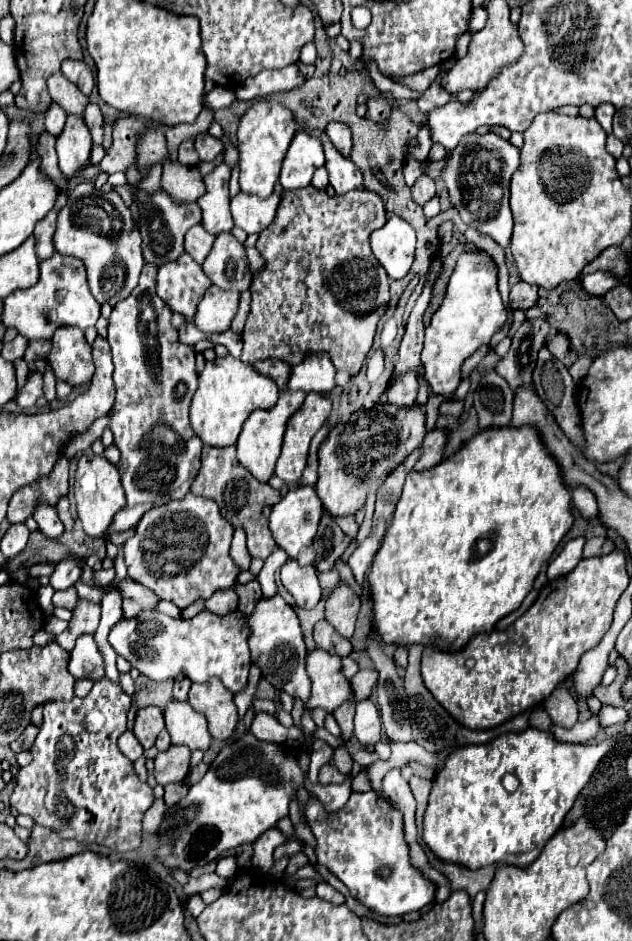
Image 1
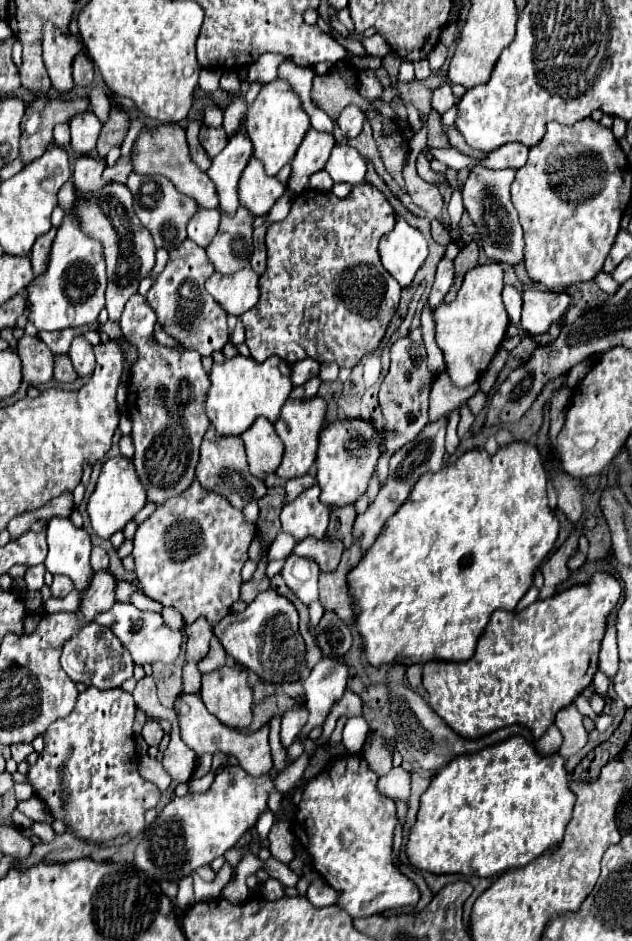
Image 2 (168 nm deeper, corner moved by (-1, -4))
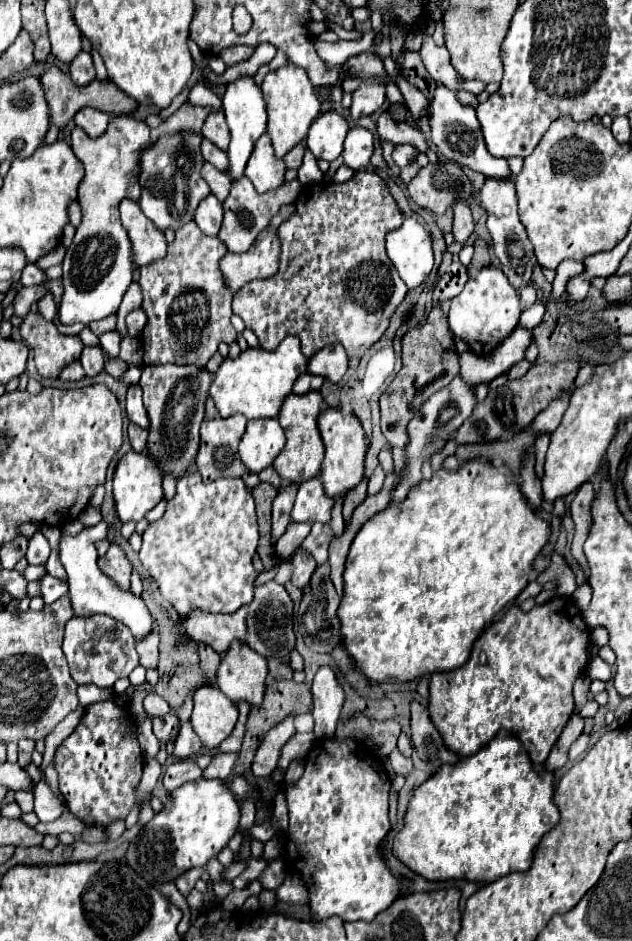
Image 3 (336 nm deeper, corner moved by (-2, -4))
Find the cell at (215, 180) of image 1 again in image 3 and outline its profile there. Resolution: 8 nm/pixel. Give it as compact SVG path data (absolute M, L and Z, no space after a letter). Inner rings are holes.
M241 77L233 83L227 85L227 91L223 95L223 111L225 111L225 119L231 131L231 143L227 149L227 159L229 159L229 167L227 167L227 175L231 181L237 181L239 177L243 177L245 165L253 153L255 141L265 133L265 125L267 125L267 113L265 113L265 101L261 95L261 89L253 83L251 77Z

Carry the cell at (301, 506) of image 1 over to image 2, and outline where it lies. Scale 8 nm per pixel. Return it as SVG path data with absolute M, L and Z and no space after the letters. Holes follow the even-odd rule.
M312 485L304 493L296 497L296 501L282 507L280 521L282 531L296 537L296 541L304 537L324 537L330 517L330 507L320 503L318 499L320 487Z

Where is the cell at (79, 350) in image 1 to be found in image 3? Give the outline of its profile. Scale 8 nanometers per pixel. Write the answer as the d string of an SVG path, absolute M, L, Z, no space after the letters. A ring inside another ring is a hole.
M85 347L79 361L85 369L85 375L89 375L89 377L103 371L103 351L99 347Z

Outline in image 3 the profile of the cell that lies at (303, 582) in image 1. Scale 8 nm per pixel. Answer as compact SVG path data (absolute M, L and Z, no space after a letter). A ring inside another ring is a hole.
M297 549L297 551L295 551L295 555L291 557L291 563L293 563L293 567L295 567L293 577L291 577L291 583L293 583L295 587L303 589L303 587L309 583L309 579L311 579L311 575L313 575L313 571L317 569L315 559L313 559L307 551Z

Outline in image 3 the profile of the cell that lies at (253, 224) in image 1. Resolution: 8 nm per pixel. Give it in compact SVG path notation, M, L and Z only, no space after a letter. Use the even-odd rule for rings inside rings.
M267 133L257 141L257 145L247 161L245 177L251 179L257 193L265 193L265 191L271 191L271 189L277 189L283 185L285 163L283 163L283 159L275 157Z

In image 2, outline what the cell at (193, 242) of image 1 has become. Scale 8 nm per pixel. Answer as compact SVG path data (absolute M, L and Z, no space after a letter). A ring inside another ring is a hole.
M200 207L188 223L188 237L194 243L206 247L218 231L218 221L220 221L220 209L202 209Z

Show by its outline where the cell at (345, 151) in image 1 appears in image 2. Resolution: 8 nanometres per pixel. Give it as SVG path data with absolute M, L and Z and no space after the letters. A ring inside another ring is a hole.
M348 105L338 117L338 125L348 139L354 139L360 135L362 123L364 123L364 111L358 105Z

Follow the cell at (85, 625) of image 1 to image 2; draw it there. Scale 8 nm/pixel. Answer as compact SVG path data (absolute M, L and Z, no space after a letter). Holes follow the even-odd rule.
M100 569L94 575L94 581L90 585L90 591L86 591L80 611L84 615L84 623L94 619L94 613L98 613L100 609L108 609L110 605L114 605L116 597L116 583L118 579L114 577L114 573L110 569Z

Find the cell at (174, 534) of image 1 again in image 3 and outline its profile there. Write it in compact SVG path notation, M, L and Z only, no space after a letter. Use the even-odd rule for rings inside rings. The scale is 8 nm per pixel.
M187 473L177 481L177 493L167 503L165 515L151 523L143 533L143 545L139 551L141 565L159 585L159 593L167 599L179 617L187 619L191 611L203 613L235 613L253 599L253 581L257 577L251 557L255 555L259 531L253 495L245 489L243 481L217 479L213 483L201 483L199 473Z

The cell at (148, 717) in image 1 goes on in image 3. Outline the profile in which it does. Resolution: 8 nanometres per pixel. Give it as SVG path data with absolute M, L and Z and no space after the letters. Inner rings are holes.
M173 713L165 715L165 717L153 717L153 733L155 737L161 741L161 743L167 743L167 741L173 741L177 737L177 731L179 731L179 721Z

